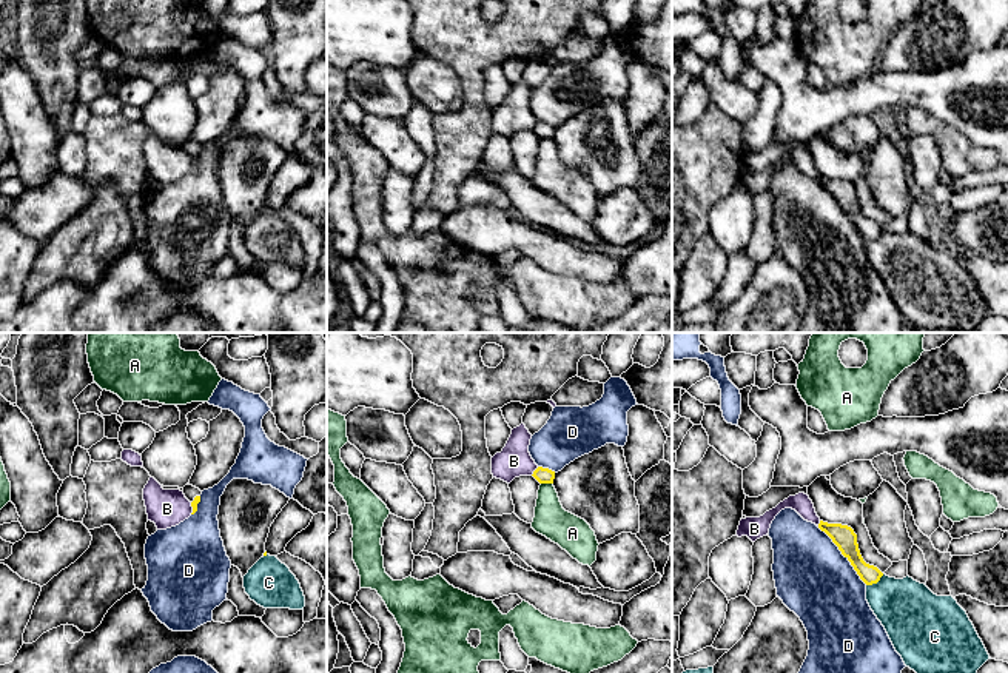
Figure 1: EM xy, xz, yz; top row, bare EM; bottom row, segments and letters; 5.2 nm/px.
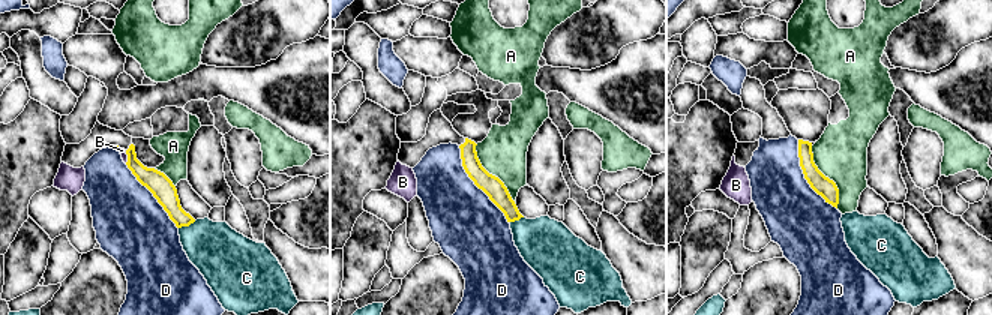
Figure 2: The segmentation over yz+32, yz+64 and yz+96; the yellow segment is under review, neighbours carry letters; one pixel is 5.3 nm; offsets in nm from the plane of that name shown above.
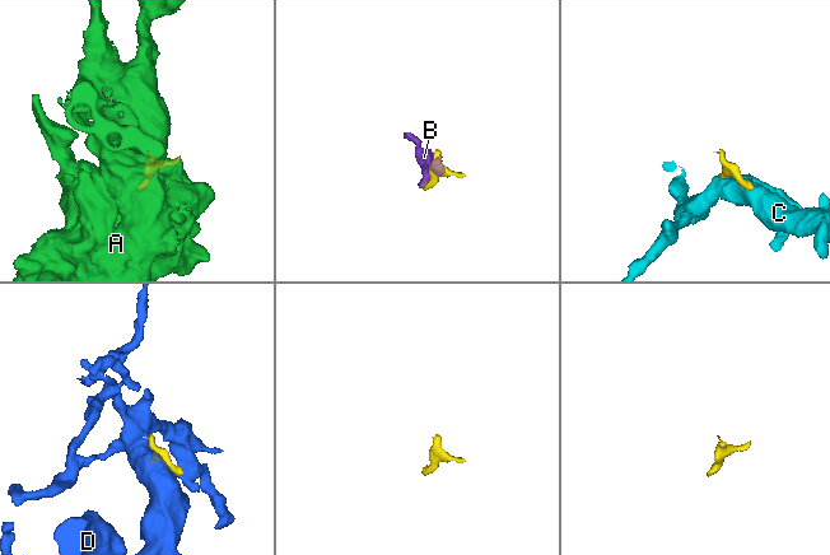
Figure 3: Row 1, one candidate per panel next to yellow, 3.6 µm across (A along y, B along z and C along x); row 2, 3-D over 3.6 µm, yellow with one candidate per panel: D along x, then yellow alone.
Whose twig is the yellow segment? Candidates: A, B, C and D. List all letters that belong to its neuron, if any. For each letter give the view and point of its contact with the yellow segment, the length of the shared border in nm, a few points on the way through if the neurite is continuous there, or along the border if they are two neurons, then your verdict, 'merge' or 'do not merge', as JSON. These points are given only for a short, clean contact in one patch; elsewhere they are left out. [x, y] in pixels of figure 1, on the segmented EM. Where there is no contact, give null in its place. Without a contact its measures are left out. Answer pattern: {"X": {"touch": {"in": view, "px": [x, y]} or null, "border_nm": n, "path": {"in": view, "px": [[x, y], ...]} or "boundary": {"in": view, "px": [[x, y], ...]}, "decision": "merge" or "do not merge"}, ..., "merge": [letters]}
{"A": {"touch": {"in": "xz", "px": [547, 482]}, "border_nm": 60, "decision": "do not merge"}, "B": {"touch": {"in": "xz", "px": [534, 472]}, "border_nm": 60, "decision": "do not merge"}, "C": {"touch": {"in": "yz", "px": [874, 582]}, "border_nm": 110, "decision": "do not merge"}, "D": {"touch": {"in": "yz", "px": [842, 553]}, "border_nm": 400, "decision": "do not merge"}, "merge": []}

